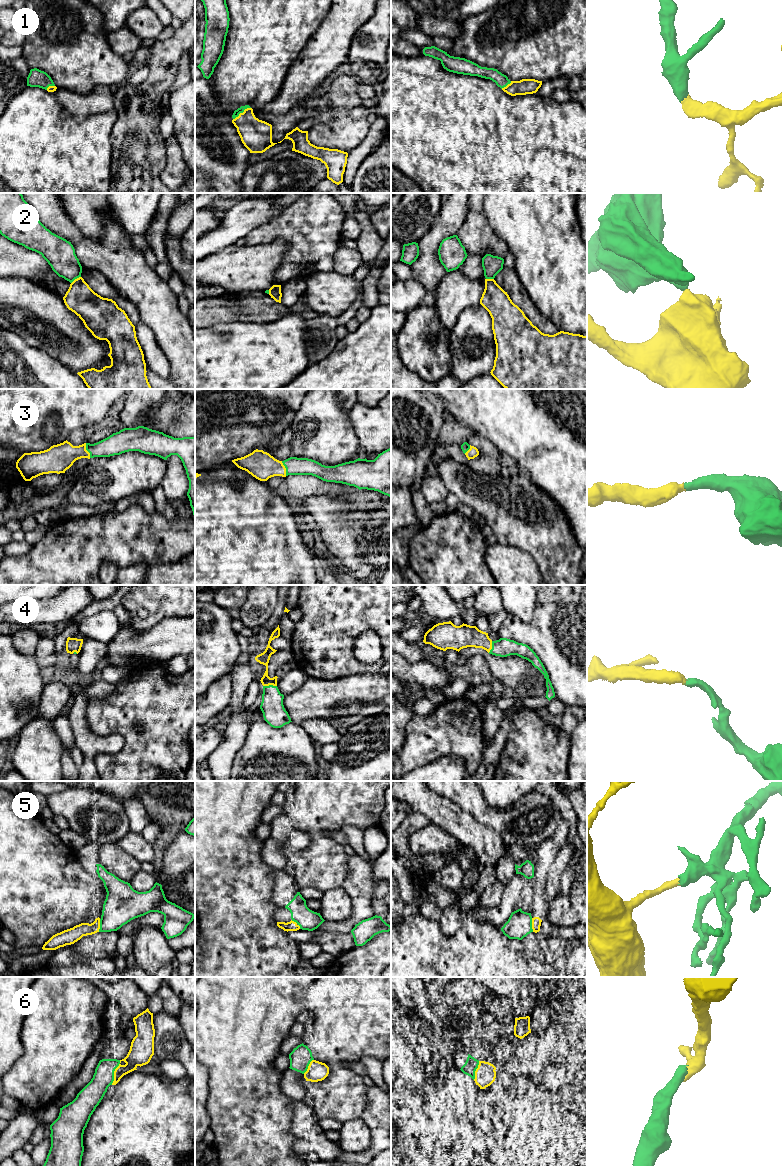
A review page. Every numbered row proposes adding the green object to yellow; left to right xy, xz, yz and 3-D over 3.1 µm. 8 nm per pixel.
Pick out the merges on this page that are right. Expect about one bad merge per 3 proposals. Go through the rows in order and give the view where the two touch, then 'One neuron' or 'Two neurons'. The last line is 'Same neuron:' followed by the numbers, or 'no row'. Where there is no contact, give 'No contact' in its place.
1: Touches yellow in xz. One neuron
2: Touches yellow in xy. Two neurons
3: Touches yellow in xy. One neuron
4: Touches yellow in xz. One neuron
5: Touches yellow in yz. Two neurons
6: Touches yellow in xy. One neuron
Same neuron: 1, 3, 4, 6

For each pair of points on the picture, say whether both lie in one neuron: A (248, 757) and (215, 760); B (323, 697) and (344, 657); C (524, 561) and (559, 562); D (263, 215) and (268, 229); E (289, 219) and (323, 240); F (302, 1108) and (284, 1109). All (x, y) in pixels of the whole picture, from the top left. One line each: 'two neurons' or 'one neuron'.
A: two neurons
B: two neurons
C: two neurons
D: two neurons
E: one neuron
F: two neurons

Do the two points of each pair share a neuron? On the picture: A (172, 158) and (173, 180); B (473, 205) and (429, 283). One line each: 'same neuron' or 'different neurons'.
A: same neuron
B: different neurons

